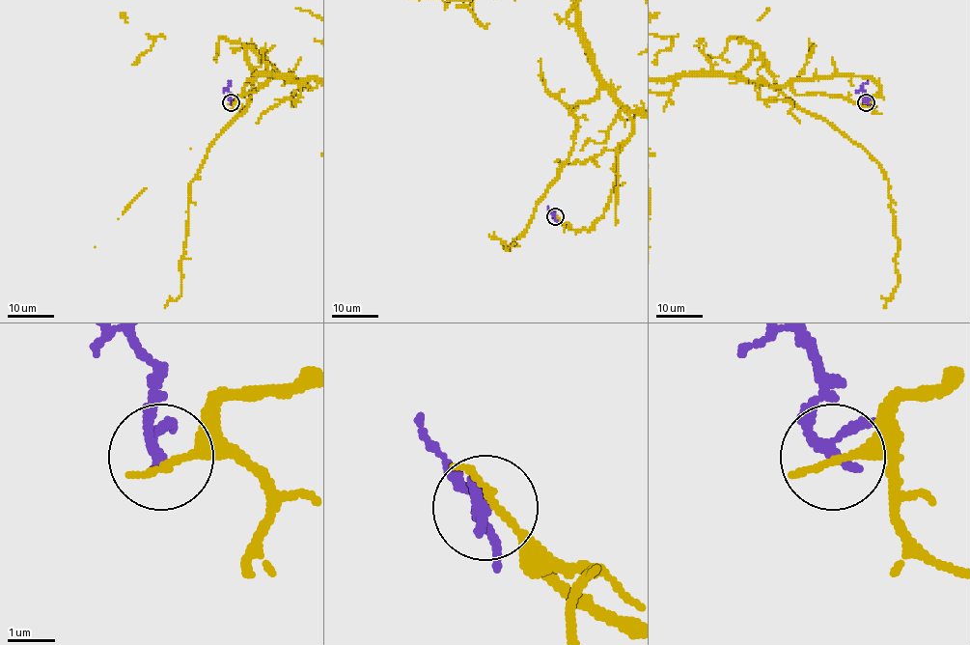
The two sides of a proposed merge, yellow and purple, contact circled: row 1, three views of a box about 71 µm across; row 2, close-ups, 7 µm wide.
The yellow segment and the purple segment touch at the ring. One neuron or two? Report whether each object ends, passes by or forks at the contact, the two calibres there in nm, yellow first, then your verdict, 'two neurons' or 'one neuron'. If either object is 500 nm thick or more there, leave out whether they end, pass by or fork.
yellow ends; purple passes by; calibres 190 and 200 nm; two neurons

